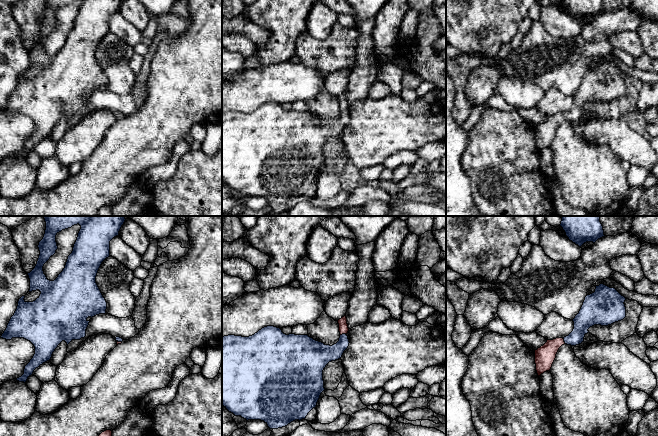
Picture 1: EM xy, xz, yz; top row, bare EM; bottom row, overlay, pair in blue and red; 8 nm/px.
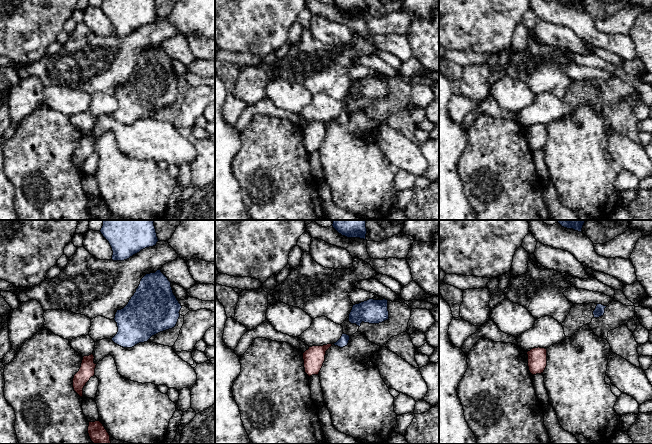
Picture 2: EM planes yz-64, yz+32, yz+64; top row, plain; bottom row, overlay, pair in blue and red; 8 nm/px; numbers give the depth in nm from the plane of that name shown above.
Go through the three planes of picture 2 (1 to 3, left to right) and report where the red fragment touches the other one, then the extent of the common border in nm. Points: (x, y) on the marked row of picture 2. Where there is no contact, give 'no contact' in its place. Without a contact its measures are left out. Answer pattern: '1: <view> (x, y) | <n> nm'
1: no contact
2: no contact
3: no contact

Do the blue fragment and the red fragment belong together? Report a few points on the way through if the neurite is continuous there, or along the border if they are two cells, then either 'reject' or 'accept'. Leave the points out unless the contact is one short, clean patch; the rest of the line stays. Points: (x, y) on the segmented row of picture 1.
across xz (318, 354), (331, 353), (342, 334), (343, 326) | accept

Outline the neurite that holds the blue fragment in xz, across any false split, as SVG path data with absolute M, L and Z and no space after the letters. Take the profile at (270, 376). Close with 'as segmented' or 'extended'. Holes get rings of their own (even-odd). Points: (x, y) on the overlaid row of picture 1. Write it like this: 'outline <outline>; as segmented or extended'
outline M346 315L338 324L340 338L332 346L308 335L286 335L274 326L264 327L249 337L222 337L222 405L247 421L264 421L270 429L305 419L325 391L324 368L329 362L340 359L349 346Z; extended

